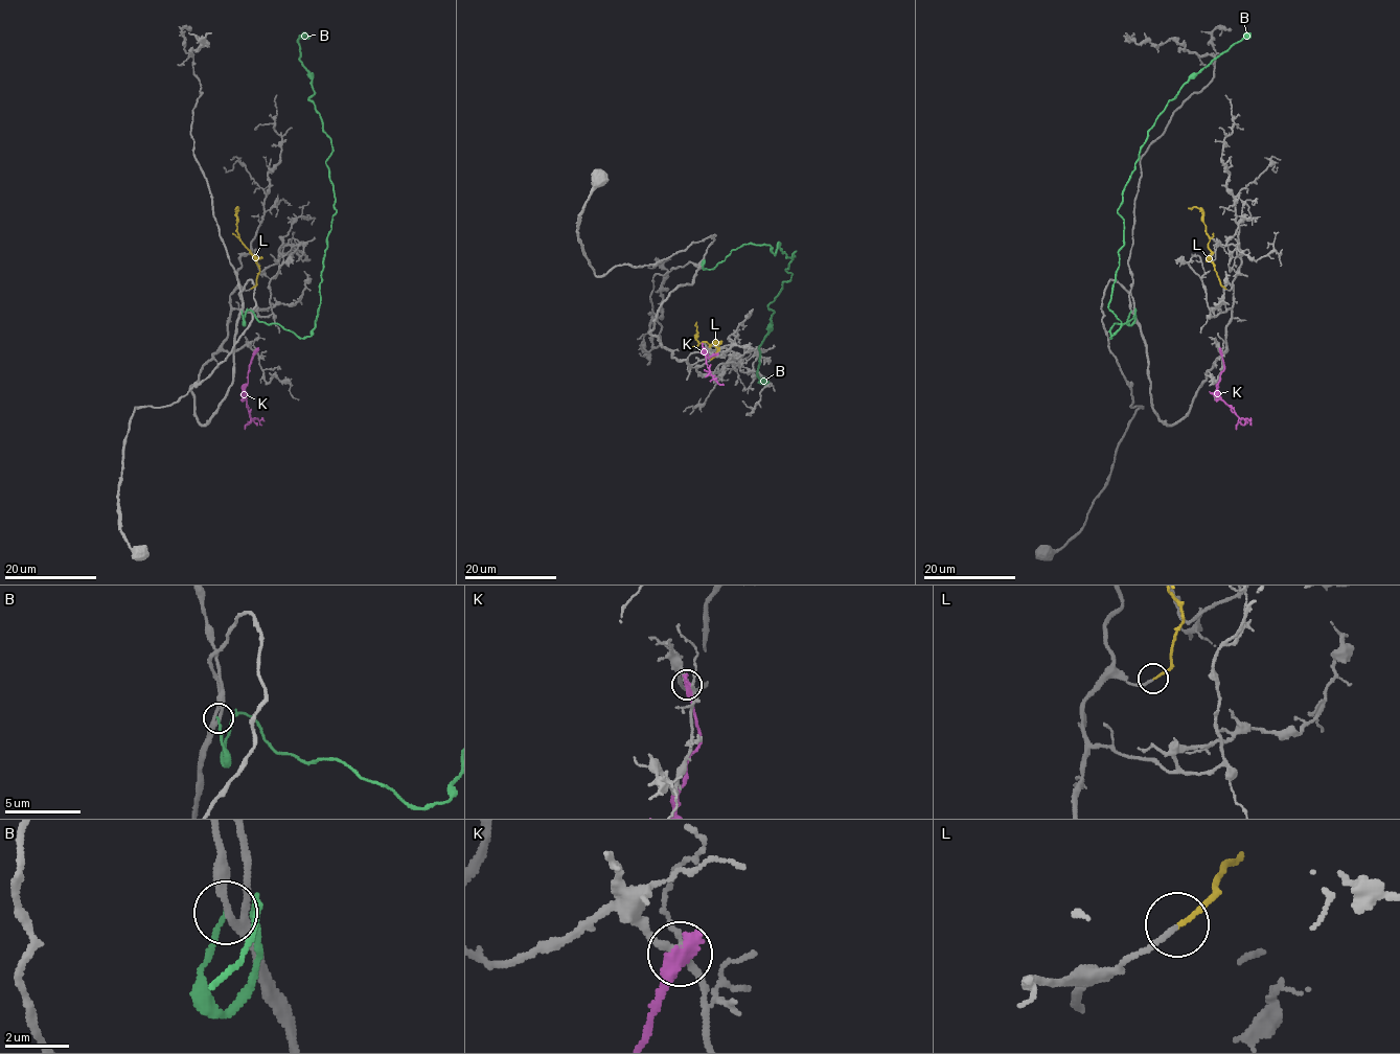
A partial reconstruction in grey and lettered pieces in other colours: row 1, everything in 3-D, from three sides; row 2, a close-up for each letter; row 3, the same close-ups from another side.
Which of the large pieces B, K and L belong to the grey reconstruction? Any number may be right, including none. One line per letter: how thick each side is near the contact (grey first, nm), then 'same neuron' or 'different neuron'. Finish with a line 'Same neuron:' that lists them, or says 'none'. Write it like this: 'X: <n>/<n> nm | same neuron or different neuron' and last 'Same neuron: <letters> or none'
B: 220/150 nm | different neuron
K: 200/400 nm | different neuron
L: 150/130 nm | same neuron
Same neuron: L

